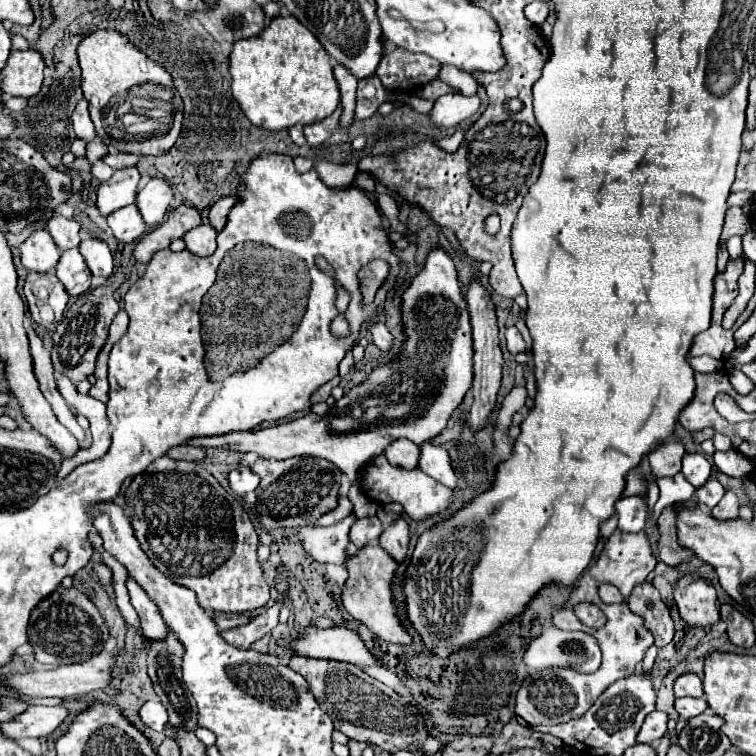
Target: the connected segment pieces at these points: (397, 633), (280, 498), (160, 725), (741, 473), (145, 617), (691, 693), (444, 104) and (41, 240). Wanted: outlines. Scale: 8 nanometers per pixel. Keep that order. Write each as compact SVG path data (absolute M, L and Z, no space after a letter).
M364 545L358 549L354 555L348 555L346 559L346 569L348 569L348 581L342 587L342 603L346 611L358 619L362 625L366 625L376 637L398 643L398 645L408 645L410 635L400 627L400 621L394 613L392 605L392 591L390 591L390 581L394 577L394 569L398 563L380 547L380 545Z
M292 457L286 461L272 461L272 459L258 459L252 467L254 473L260 475L258 485L258 501L266 505L268 515L276 521L282 521L286 527L302 527L306 525L308 517L320 517L338 505L338 487L342 479L342 471L330 461L320 457Z
M146 701L140 709L140 717L154 731L164 731L164 725L168 723L166 707L160 701Z
M714 451L712 463L720 473L728 477L748 477L754 471L752 459L738 451Z
M128 579L126 587L130 591L130 601L132 601L132 605L140 617L140 627L142 627L144 637L150 643L164 641L168 637L168 629L166 629L166 623L162 621L162 615L158 613L156 605L146 597L142 587L136 585L132 579Z
M684 673L674 681L676 697L702 697L702 679L696 673Z
M442 95L436 99L434 109L430 111L430 121L436 127L454 127L464 119L472 117L480 107L478 95L464 97L464 95Z
M46 229L34 231L22 245L20 245L20 253L22 253L22 265L28 271L52 271L60 259L60 249L54 245L54 239L50 237L50 233L46 233Z

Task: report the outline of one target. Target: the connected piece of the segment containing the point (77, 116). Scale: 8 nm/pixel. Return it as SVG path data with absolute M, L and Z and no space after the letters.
M84 99L76 105L76 111L72 113L72 123L74 123L74 131L76 131L76 137L78 137L78 139L82 139L82 141L86 141L86 143L96 139L94 123L92 123L90 117L88 117L88 105L86 105Z

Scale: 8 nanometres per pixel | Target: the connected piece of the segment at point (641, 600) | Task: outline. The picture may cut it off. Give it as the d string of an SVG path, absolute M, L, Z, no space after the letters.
M640 583L628 597L630 609L644 619L644 627L654 635L654 645L666 647L674 637L674 623L668 607L660 599L658 589L652 583Z

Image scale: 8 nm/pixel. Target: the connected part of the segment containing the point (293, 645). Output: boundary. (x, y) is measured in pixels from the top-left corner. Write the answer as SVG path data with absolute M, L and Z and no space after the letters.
M314 614L313 619L308 625L304 627L302 635L296 637L296 639L278 639L276 643L284 649L290 649L294 655L304 655L304 657L326 657L326 659L336 659L336 661L348 661L348 663L354 663L358 667L372 667L372 665L382 665L368 649L366 645L362 643L362 639L358 637L356 631L348 629L348 627L334 627L334 629L320 629L314 625L314 619L317 617Z

